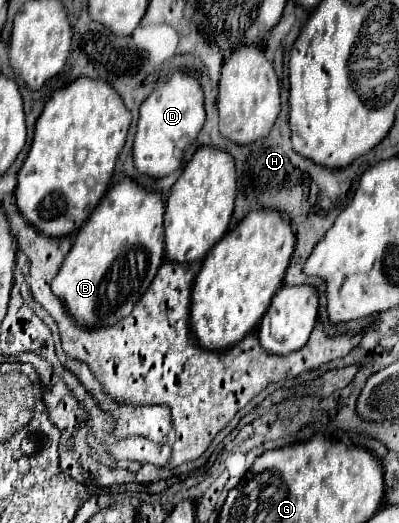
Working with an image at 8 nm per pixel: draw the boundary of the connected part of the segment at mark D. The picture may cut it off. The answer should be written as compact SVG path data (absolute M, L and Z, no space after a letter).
M181 68L165 84L155 88L139 108L139 124L133 142L135 168L151 178L163 178L177 170L183 160L183 152L197 138L203 122L203 90L191 72Z

